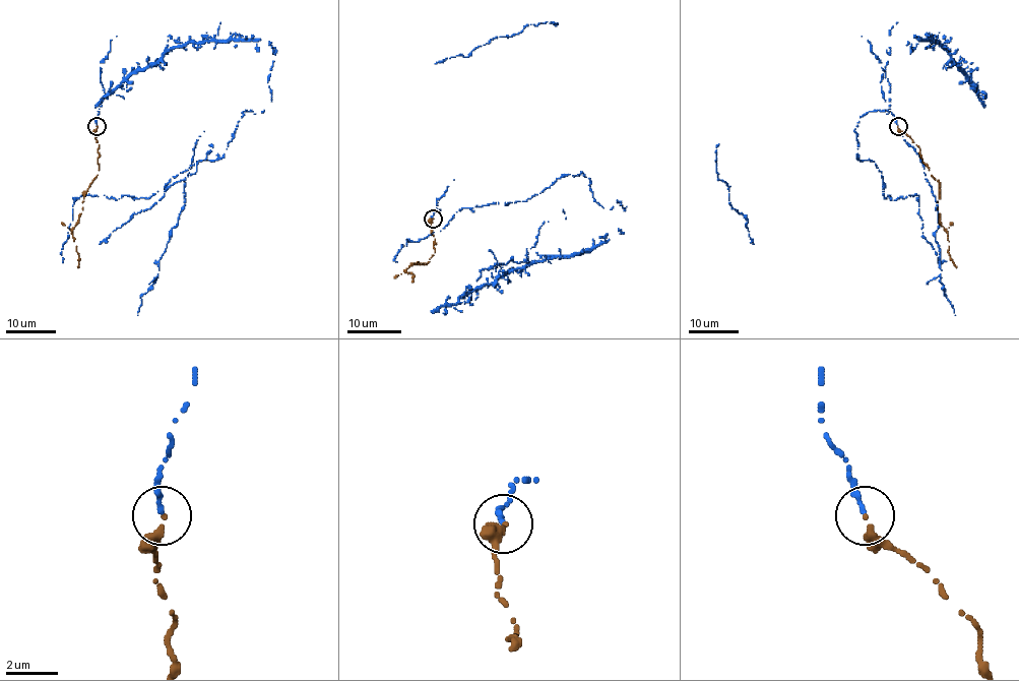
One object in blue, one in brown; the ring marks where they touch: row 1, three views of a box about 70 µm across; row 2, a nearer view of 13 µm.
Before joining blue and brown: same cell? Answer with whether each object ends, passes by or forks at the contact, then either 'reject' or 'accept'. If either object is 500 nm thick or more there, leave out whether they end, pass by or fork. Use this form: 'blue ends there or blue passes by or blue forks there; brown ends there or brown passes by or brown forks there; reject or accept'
blue ends there; brown ends there; accept

